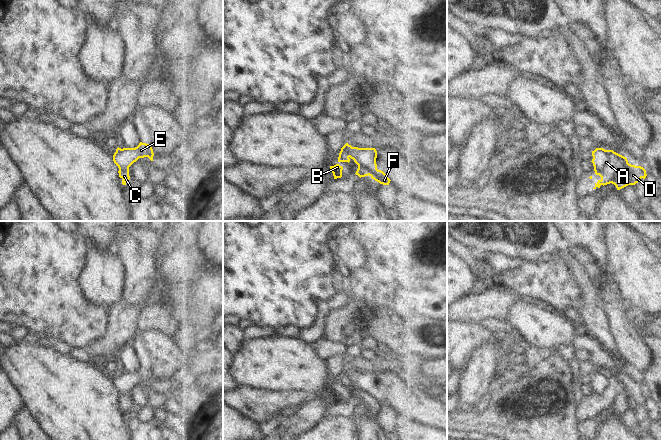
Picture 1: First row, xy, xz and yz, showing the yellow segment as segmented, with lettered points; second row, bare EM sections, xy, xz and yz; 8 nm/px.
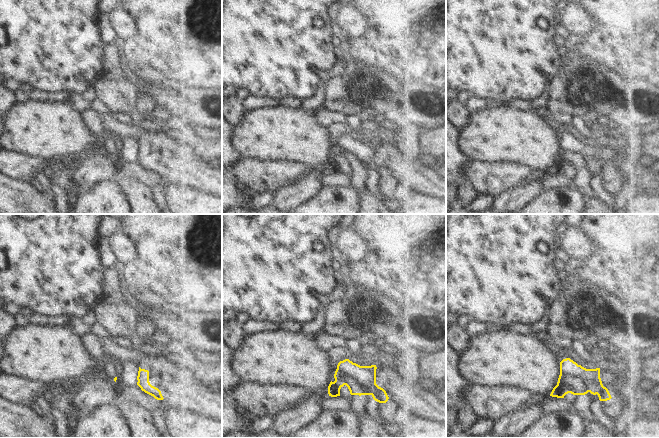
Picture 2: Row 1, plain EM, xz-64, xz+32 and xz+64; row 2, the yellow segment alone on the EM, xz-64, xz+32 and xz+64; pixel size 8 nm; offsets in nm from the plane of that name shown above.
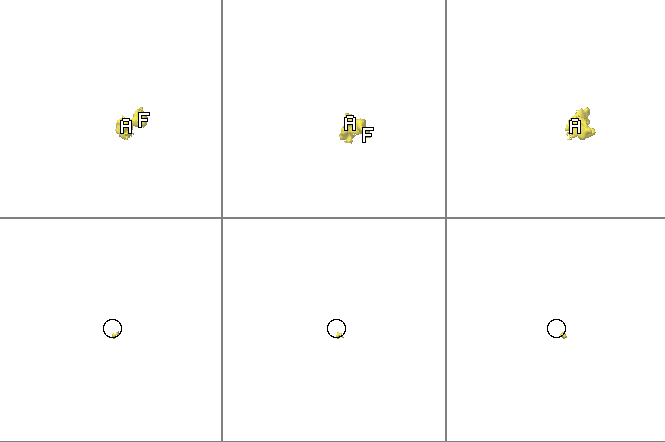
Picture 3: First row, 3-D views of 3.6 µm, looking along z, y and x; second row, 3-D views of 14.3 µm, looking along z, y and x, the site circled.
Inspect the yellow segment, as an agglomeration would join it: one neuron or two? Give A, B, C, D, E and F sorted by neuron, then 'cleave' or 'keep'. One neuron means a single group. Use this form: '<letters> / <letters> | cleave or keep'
A B C D E F | keep

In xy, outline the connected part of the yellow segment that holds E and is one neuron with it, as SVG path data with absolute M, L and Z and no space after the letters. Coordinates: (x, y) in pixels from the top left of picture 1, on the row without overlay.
M140 366L135 372L117 372L113 379L113 385L119 392L119 401L122 402L122 408L129 406L129 391L139 382L148 381L153 385L153 373L149 368Z

